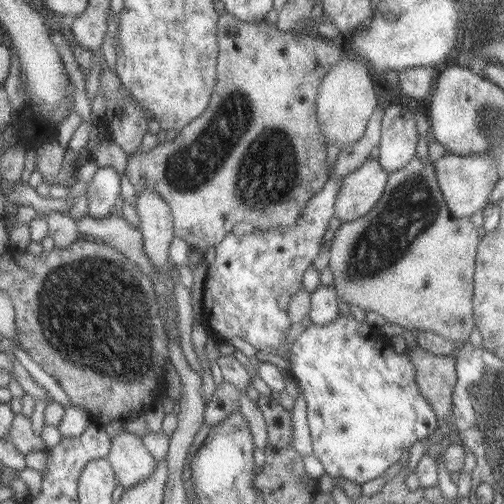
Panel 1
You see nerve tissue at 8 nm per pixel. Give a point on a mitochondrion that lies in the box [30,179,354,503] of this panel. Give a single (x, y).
(99, 289)

